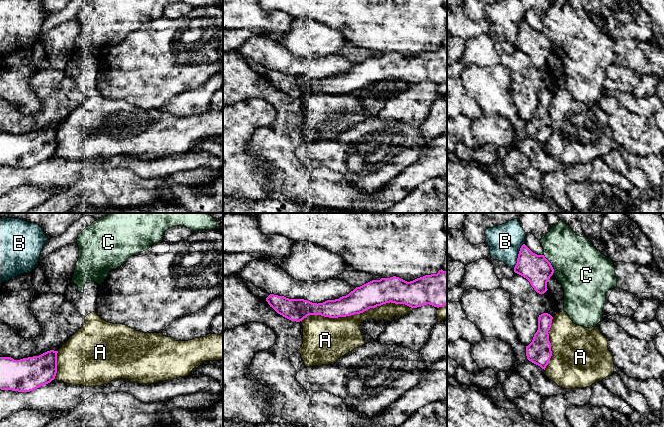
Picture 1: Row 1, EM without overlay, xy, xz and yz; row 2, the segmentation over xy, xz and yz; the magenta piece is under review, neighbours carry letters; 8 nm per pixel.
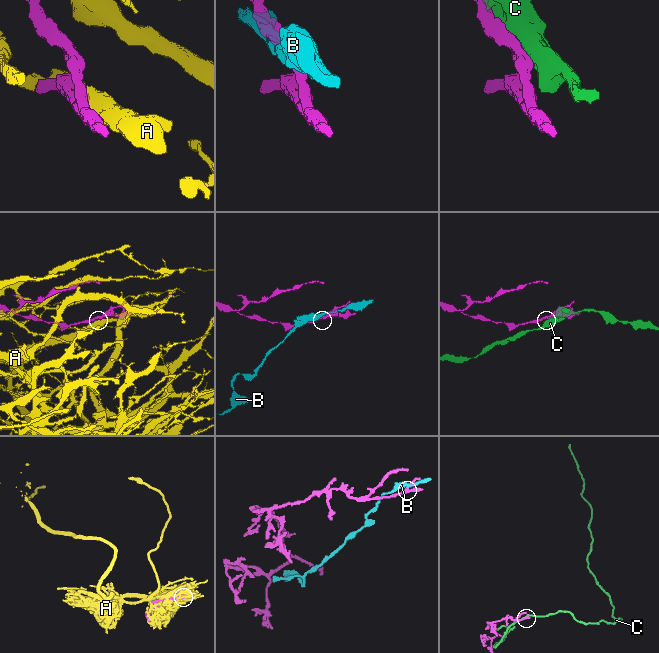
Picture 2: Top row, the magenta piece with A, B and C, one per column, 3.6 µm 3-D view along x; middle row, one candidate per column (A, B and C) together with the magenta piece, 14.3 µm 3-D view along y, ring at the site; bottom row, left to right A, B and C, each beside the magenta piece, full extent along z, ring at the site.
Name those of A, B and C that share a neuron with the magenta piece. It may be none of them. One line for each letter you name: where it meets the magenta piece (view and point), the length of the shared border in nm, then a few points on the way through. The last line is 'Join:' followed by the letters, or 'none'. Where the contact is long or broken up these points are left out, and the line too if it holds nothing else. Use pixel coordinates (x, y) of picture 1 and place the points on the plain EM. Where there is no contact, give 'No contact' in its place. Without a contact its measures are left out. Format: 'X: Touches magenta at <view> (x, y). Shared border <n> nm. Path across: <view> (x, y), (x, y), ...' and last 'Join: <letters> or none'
Join: none

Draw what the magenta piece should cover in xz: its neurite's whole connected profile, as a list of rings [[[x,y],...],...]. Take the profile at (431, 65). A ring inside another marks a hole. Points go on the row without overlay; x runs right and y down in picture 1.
[[[441,45],[437,50],[410,58],[396,52],[372,56],[346,72],[318,80],[274,70],[270,70],[266,77],[278,90],[296,98],[309,91],[329,94],[351,92],[390,78],[411,84],[427,80],[439,84],[447,81],[447,48]]]

